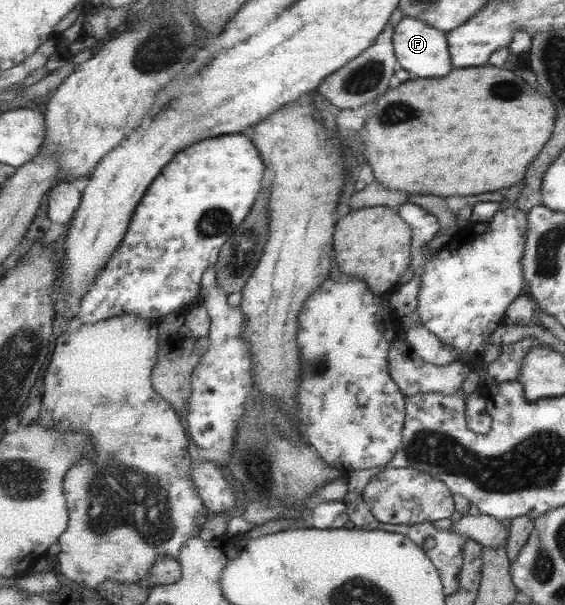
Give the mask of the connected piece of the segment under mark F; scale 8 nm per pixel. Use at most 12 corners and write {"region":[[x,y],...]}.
{"region":[[414,16],[395,27],[395,52],[412,78],[455,69],[447,32]]}

